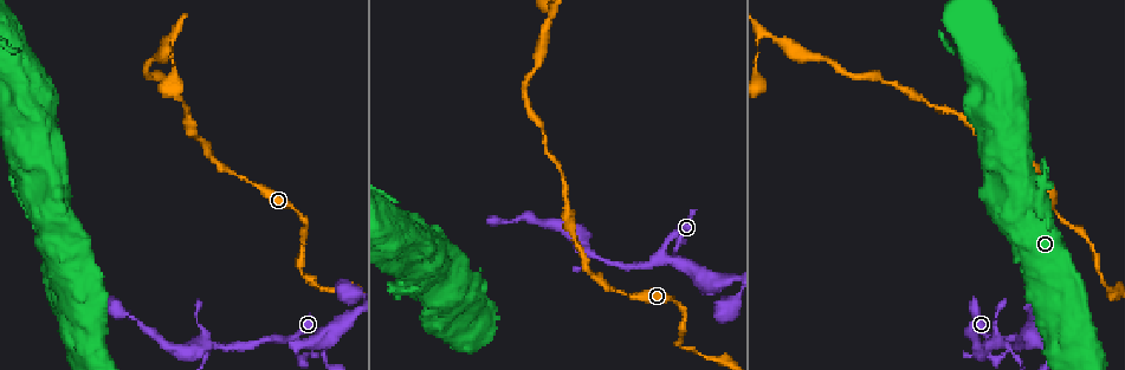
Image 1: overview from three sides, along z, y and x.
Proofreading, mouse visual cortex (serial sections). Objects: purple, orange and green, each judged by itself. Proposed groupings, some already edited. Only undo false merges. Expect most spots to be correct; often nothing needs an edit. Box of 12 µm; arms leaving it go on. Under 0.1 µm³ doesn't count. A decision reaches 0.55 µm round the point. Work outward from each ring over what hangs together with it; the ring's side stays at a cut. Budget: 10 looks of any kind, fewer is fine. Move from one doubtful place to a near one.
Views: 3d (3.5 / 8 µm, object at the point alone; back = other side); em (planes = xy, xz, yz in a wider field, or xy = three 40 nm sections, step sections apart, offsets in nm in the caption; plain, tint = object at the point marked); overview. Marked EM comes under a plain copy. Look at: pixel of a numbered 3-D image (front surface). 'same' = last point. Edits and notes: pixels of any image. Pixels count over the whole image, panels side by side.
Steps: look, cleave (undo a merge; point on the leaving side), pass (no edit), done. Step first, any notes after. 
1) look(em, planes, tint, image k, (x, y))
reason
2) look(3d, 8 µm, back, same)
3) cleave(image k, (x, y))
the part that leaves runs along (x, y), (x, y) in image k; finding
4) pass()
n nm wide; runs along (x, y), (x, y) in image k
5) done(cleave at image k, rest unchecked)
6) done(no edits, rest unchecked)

look(em, xy, step 5, tint, image 1, (682, 337))
a narrow waist

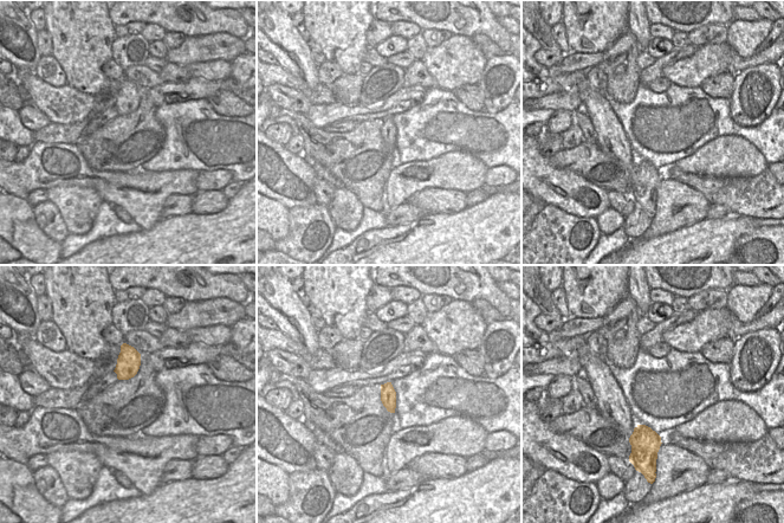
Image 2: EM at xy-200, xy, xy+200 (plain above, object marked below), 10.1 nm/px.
look(3d, 3.5 µm, same)

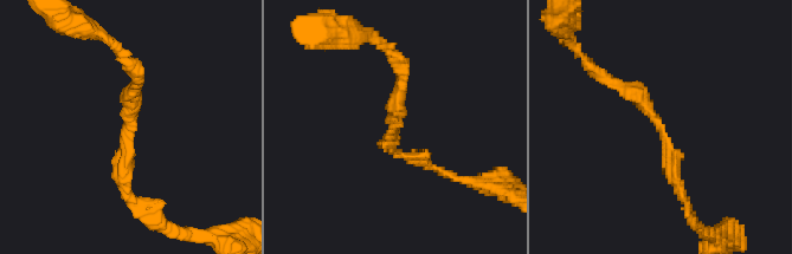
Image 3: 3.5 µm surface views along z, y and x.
pass()
arms of 150, 200 nm; runs along (612, 82), (657, 122), (684, 209) in image 3; continuous, no second cell

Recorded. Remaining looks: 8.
look(em, xy, step 2, tint, image 1, (660, 256))
sharp bend

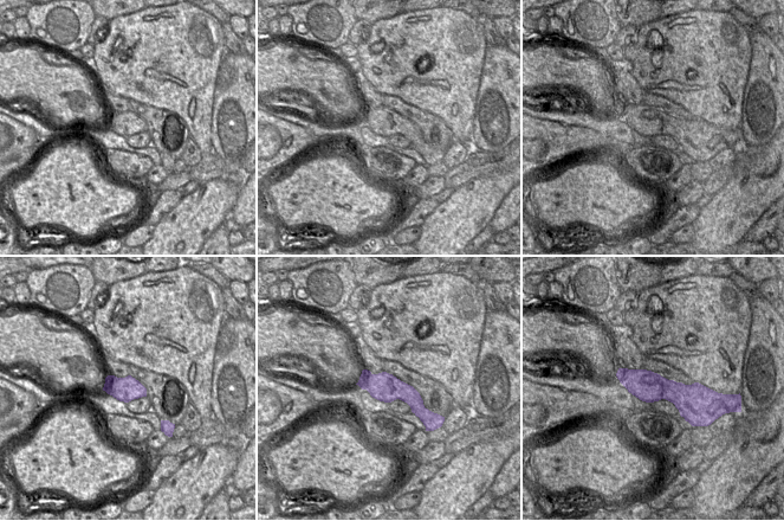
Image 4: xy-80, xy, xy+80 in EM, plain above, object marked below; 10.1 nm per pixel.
look(3d, 3.5 µm, same)

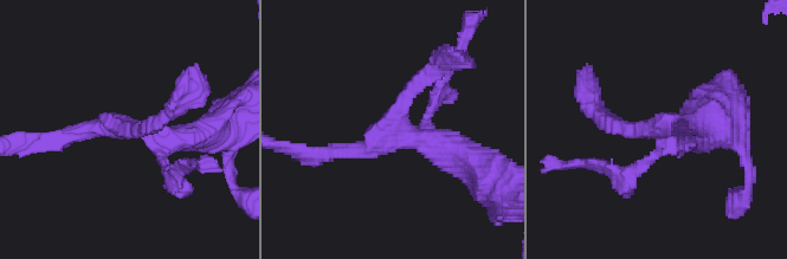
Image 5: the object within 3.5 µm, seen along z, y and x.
pass()
300 nm wide; runs along (620, 373), (649, 387), (705, 392) in image 4; all the same cell

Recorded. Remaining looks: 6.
look(3d, 3.5 µm, image 1, (1057, 346))

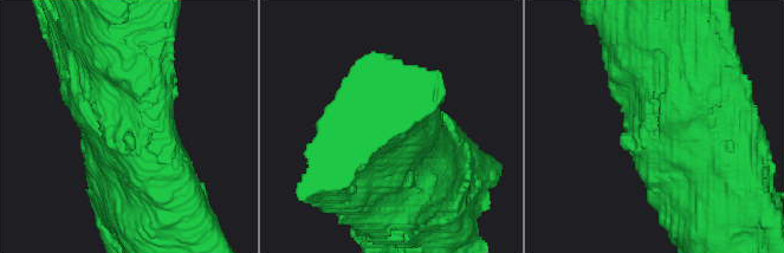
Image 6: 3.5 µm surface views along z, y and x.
look(em, xy, step 3, tint, image 6, (659, 129))

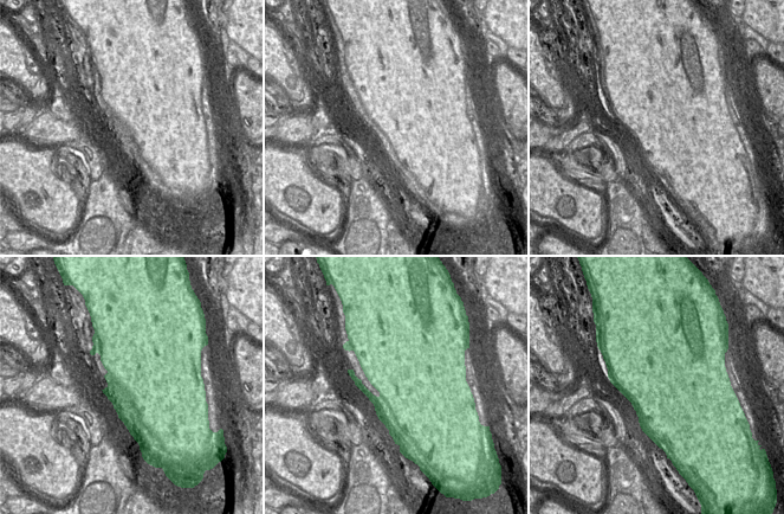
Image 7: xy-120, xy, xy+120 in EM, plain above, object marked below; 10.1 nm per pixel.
look(em, xy, step 1, tint, same)
another direction

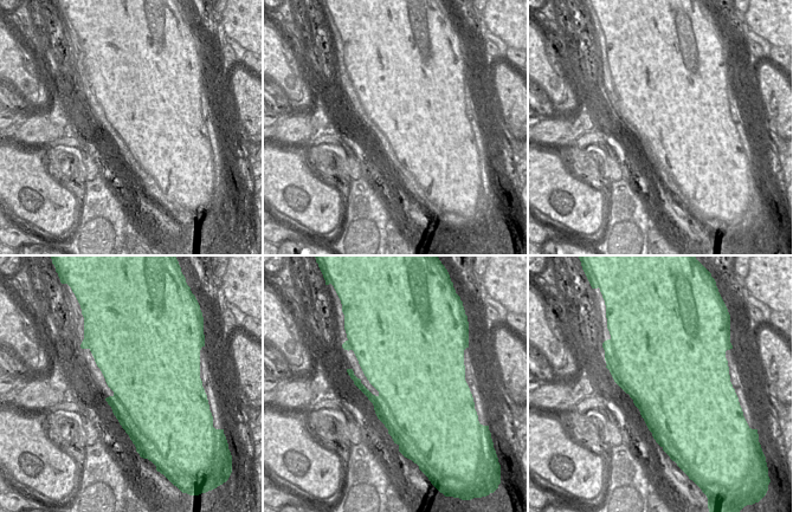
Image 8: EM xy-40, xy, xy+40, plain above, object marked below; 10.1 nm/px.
pass()
runs along (660, 64), (623, 137) in image 6; all the same cell

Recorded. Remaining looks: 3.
look(3d, 3.5 µm, image 1, (215, 345))
branch point

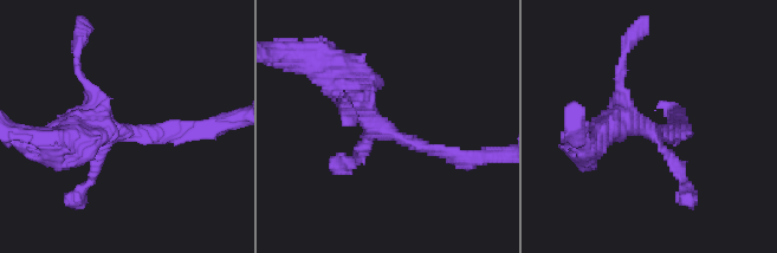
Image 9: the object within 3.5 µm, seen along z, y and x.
look(em, xy, step 2, tint, image 9, (378, 126))
now the EM

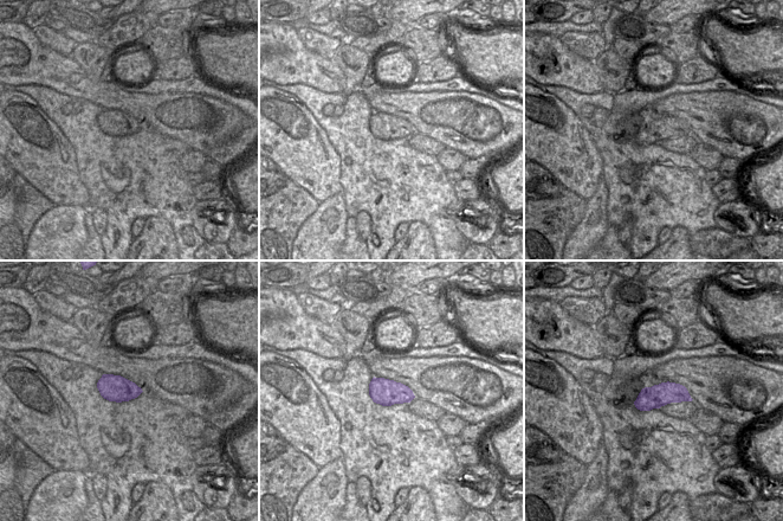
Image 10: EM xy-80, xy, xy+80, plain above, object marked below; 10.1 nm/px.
pass()
runs along (452, 155), (379, 128), (331, 70) in image 9; continuous, no second cell

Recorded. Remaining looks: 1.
done(no edits, rest unchecked)

